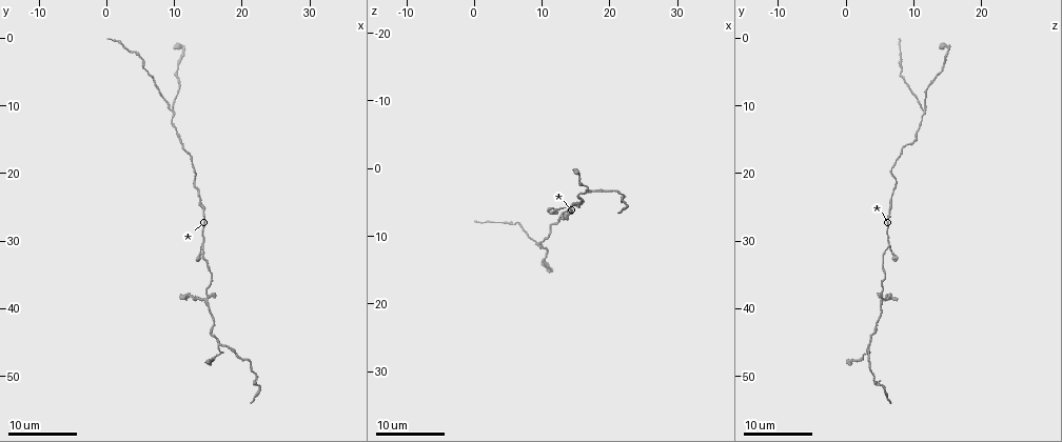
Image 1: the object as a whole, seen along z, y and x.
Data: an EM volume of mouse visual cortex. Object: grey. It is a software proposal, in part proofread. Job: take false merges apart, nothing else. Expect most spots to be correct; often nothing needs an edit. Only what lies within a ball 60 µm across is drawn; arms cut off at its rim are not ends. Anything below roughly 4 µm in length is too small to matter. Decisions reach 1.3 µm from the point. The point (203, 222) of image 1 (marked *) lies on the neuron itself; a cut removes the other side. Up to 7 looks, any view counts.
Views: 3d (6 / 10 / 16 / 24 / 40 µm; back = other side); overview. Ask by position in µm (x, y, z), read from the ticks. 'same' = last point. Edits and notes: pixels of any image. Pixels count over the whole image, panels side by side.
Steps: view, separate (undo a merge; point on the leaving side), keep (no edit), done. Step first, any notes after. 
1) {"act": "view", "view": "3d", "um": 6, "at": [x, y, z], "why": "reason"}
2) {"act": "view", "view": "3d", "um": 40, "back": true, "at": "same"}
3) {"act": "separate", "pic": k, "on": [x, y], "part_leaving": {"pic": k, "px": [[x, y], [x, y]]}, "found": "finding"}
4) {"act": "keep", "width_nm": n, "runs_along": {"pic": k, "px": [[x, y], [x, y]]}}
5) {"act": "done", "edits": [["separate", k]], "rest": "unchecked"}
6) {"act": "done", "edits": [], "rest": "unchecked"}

{"act": "view", "view": "3d", "um": 24, "at": [14.5, 38.5, 6.0], "why": "four or more arms meet"}

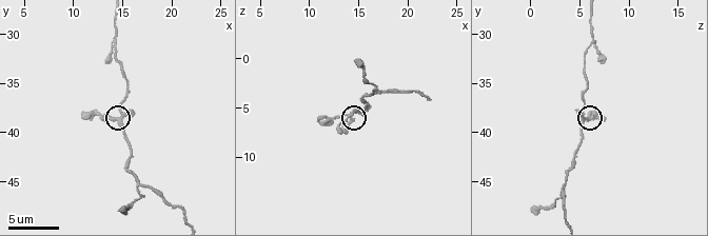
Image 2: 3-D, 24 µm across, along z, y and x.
{"act": "view", "view": "3d", "um": 10, "at": [14.2, 38.8, 5.4]}

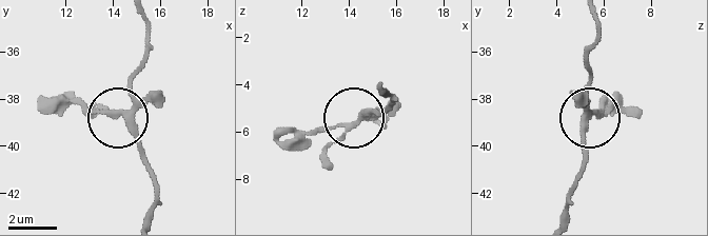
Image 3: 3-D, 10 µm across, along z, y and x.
{"act": "keep", "runs_along": {"pic": 3, "px": [[143, 20], [144, 63], [126, 111], [91, 111], [44, 99]]}, "found": "all the same neuron"}

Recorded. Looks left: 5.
{"act": "view", "view": "3d", "um": 24, "at": [11.5, 1.5, 15.5], "why": "thick turns thin"}

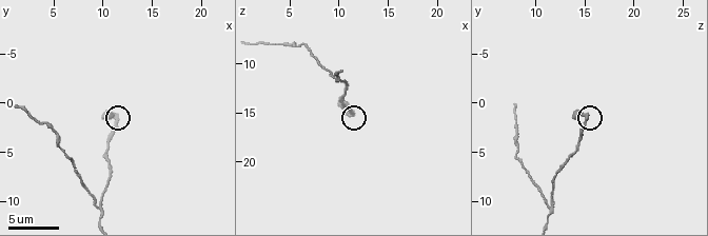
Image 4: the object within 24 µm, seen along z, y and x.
{"act": "view", "view": "3d", "um": 6, "at": [11.4, 1.4, 15.0]}

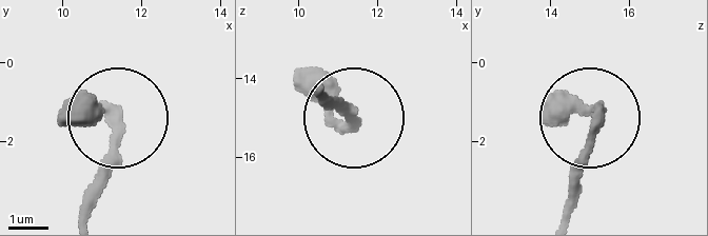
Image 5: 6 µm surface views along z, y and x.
{"act": "keep", "runs_along": {"pic": 5, "px": [[559, 218], [593, 121]]}, "found": "one neuron here"}

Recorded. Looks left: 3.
{"act": "view", "view": "3d", "um": 10, "at": [9.4, 10.6, 11.6], "why": "arms part here"}

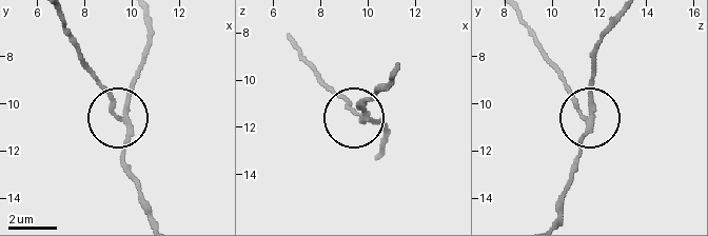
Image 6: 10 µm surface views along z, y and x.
{"act": "separate", "pic": 6, "on": [112, 98], "side_arm_um": 14, "part_leaving": {"pic": 6, "px": [[123, 122], [65, 21]]}, "found": "a second neuron is stuck on"}

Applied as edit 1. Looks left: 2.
{"act": "done", "edits": [["separate", 6]], "rest": "unchecked"}

